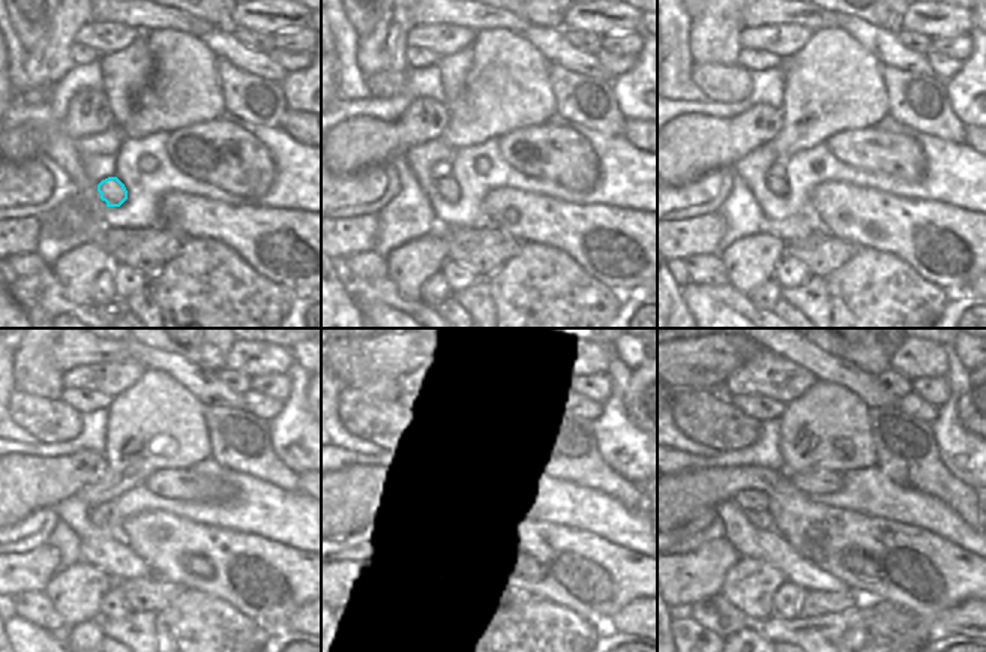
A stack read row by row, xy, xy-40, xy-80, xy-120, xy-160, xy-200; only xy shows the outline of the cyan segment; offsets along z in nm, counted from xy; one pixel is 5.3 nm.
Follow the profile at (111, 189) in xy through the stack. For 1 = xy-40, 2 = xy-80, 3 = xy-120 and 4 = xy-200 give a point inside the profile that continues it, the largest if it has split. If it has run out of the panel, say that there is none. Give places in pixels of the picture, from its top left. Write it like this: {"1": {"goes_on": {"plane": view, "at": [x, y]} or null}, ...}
{"1": {"goes_on": {"plane": "xy-40", "at": [446, 186]}}, "2": {"goes_on": {"plane": "xy-80", "at": [776, 185]}}, "3": {"goes_on": {"plane": "xy-120", "at": [96, 516]}}, "4": {"goes_on": {"plane": "xy-200", "at": [761, 519]}}}

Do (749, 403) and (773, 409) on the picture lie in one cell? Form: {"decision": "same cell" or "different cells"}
{"decision": "same cell"}

